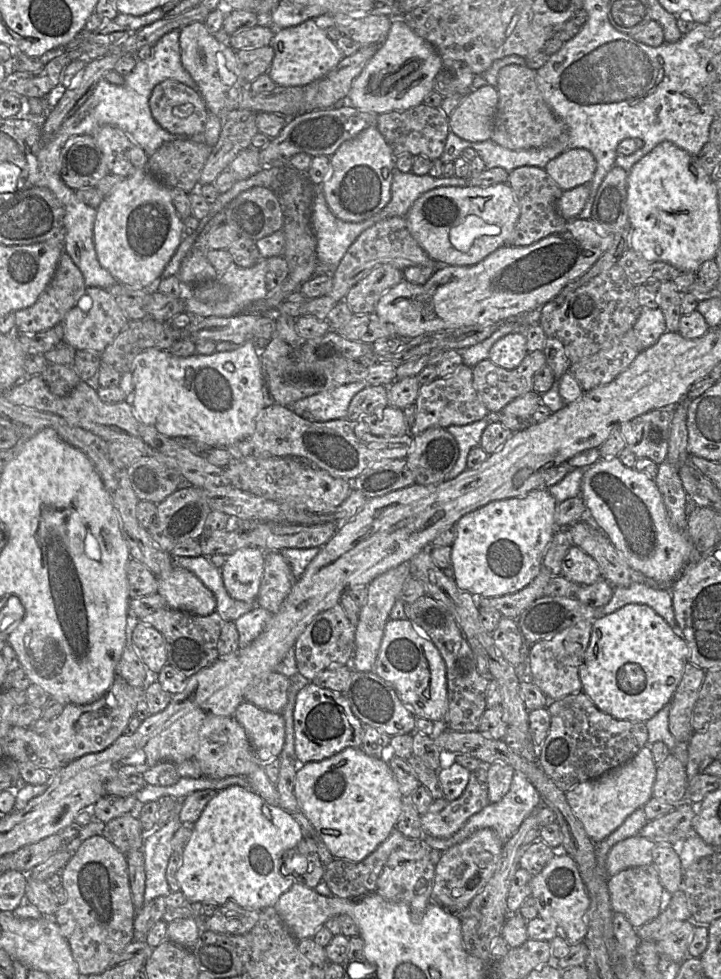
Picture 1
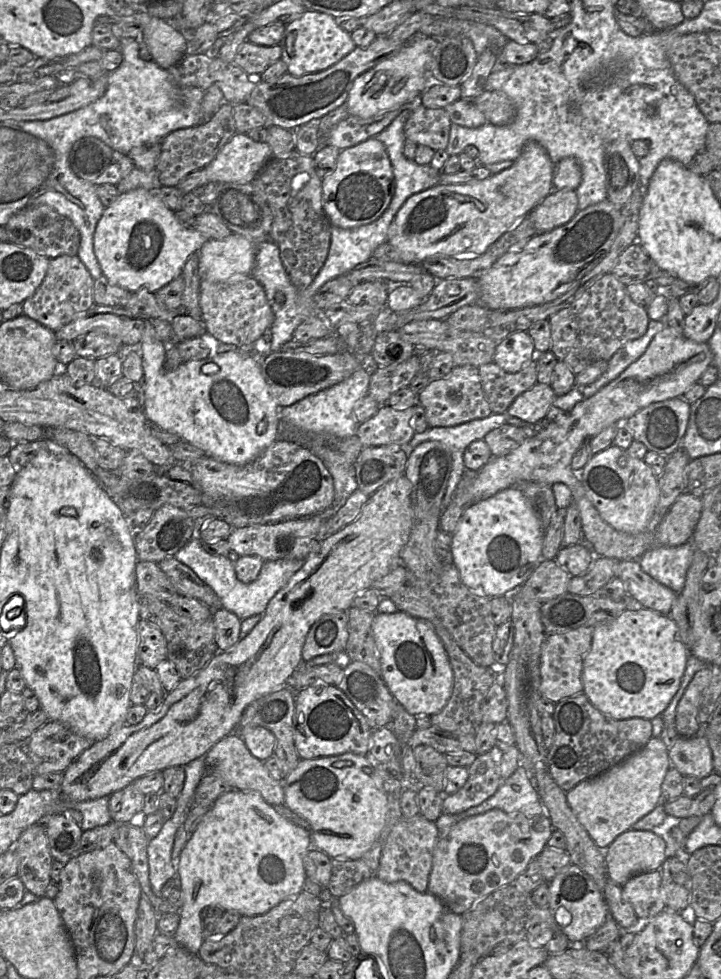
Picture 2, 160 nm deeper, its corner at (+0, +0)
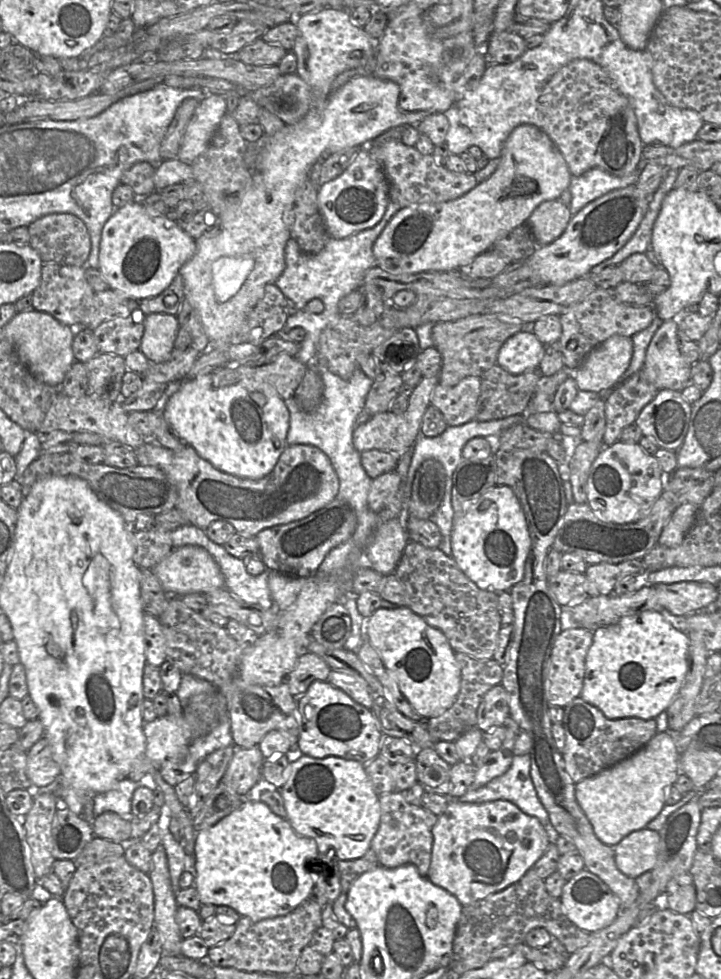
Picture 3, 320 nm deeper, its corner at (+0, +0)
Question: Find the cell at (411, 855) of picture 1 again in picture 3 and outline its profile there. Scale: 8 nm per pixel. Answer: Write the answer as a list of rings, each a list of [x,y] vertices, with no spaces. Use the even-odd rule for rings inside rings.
[[[397,790],[379,795],[379,802],[380,823],[370,846],[378,858],[379,865],[396,868],[411,863],[417,867],[421,876],[427,877],[432,857],[432,829],[438,816],[422,806],[408,803],[403,794]]]

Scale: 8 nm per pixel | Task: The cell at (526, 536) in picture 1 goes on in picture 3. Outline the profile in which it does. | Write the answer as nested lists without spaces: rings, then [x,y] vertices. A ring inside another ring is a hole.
[[[495,485],[461,516],[454,515],[451,534],[452,558],[480,589],[496,593],[510,591],[524,577],[531,538],[521,504],[513,490]]]

